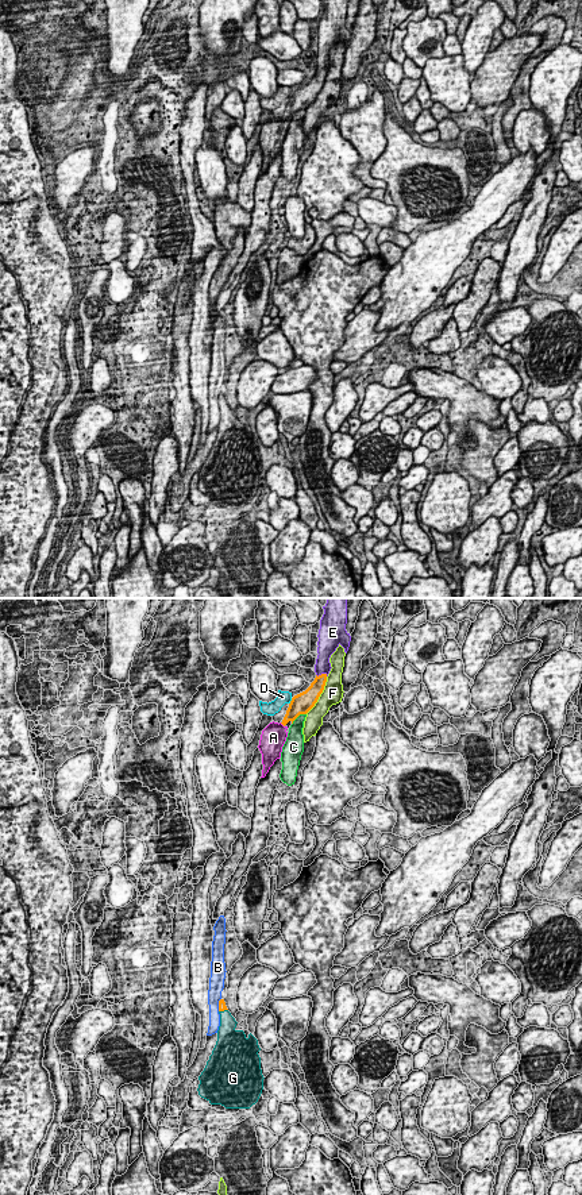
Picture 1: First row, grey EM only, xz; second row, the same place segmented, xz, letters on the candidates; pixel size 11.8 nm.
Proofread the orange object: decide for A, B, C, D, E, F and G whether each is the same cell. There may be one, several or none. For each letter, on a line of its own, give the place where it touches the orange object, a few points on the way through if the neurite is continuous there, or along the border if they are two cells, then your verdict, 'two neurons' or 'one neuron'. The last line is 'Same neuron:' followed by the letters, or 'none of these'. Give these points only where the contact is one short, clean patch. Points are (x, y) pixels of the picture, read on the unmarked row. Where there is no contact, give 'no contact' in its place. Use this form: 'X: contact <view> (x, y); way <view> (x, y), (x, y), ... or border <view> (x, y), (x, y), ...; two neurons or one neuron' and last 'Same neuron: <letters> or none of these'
A: contact xz (282, 119); two neurons
B: contact xz (219, 400); two neurons
C: contact xz (297, 111); two neurons
D: contact xz (290, 96); border xz (292, 93), (289, 99); two neurons
E: contact xz (322, 69); two neurons
F: contact xz (319, 91); two neurons
G: contact xz (223, 405); one neuron
Same neuron: G

